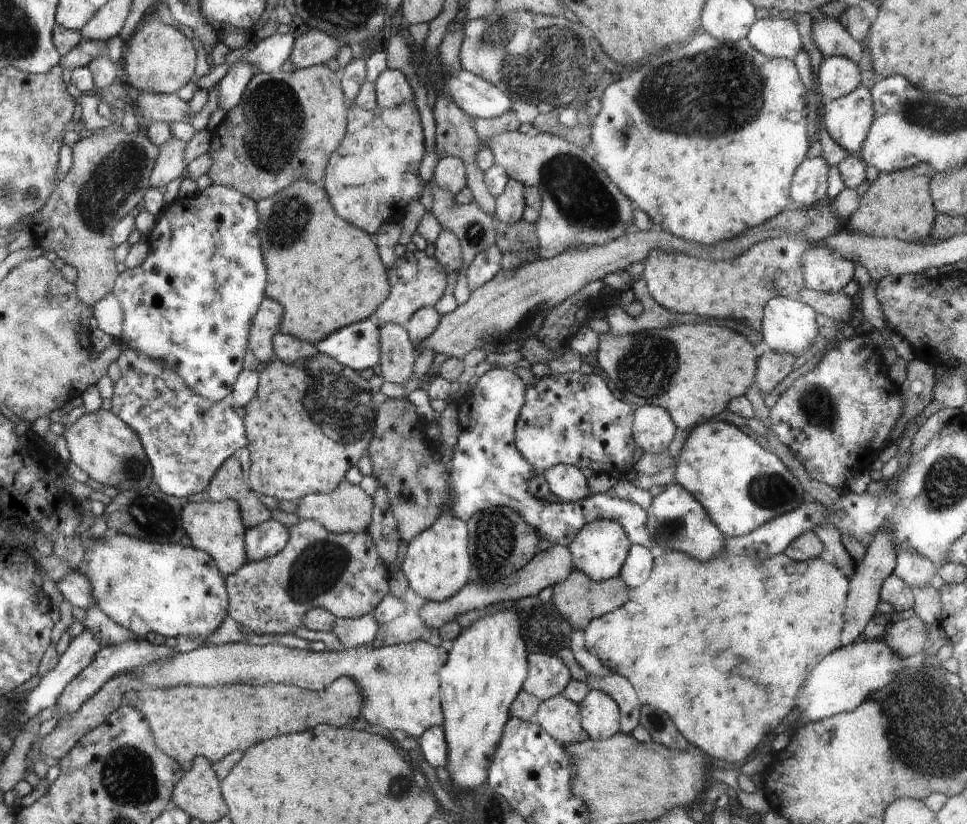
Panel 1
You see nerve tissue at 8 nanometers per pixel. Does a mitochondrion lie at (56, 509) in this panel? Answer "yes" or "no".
no

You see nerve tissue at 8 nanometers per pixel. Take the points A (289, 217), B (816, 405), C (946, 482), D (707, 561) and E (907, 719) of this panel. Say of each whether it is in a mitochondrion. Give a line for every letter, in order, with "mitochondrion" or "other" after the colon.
A: mitochondrion
B: mitochondrion
C: mitochondrion
D: other
E: other

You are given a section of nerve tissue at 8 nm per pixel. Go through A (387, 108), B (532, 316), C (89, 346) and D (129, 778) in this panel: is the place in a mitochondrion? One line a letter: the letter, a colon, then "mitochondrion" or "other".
A: other
B: mitochondrion
C: other
D: mitochondrion

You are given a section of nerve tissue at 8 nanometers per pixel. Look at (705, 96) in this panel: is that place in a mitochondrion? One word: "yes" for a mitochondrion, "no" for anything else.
yes

